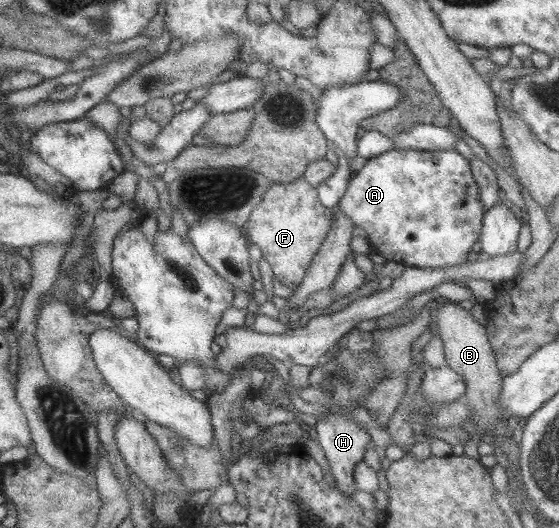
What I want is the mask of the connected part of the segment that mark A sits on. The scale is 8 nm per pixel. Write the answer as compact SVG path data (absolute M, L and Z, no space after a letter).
M390 149L367 159L334 206L364 230L374 253L407 267L460 267L481 233L484 216L469 160L455 149Z

